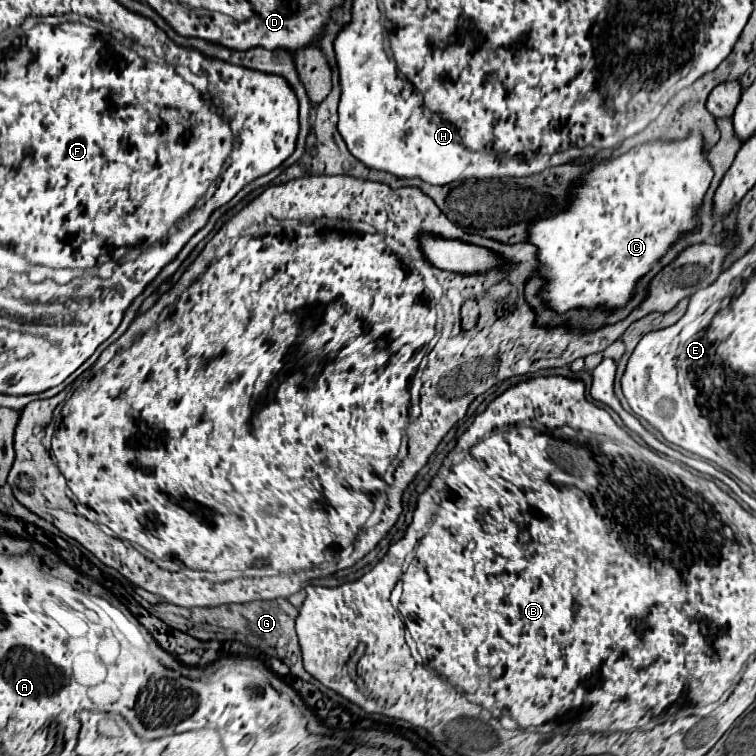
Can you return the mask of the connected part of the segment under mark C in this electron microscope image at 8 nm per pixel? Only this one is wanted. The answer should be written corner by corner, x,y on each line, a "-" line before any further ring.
692,134
682,142
650,142
610,160
608,164
600,164
578,188
574,188
574,202
566,212
538,220
530,226
528,242
538,246
540,274
548,278
548,288
542,298
548,300
550,308
558,312
578,306
594,308
598,304
618,308
632,296
636,280
666,254
668,246
680,232
688,232
696,224
694,212
714,176
702,144
702,136
698,134

